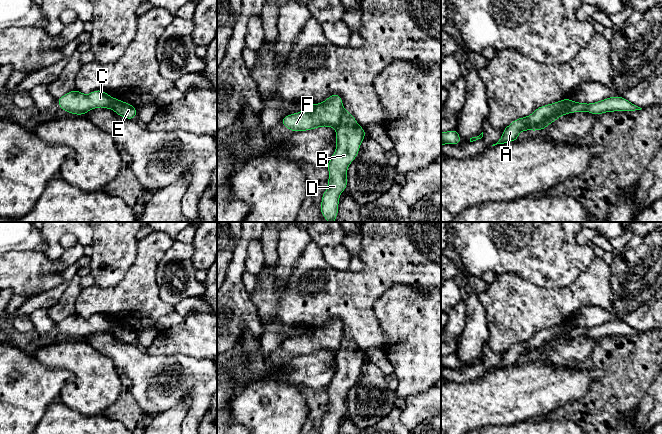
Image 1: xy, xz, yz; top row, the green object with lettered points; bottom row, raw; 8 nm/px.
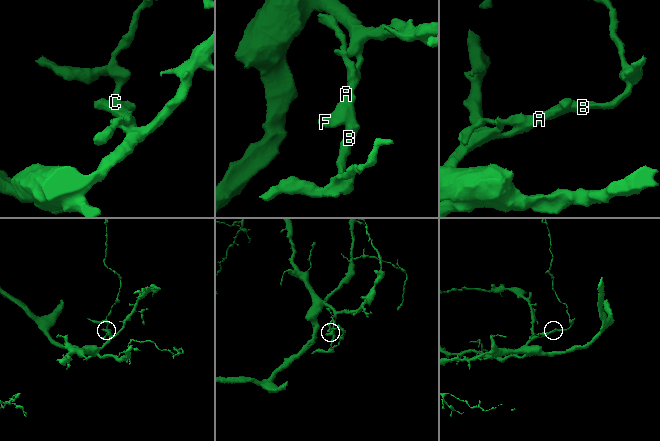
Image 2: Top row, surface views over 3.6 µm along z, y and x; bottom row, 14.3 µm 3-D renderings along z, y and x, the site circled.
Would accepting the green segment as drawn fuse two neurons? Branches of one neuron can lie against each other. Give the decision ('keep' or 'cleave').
cleave

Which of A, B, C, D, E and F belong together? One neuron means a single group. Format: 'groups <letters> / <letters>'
groups A C F / B D E

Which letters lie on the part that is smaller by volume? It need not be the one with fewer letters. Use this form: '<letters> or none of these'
B, D, E

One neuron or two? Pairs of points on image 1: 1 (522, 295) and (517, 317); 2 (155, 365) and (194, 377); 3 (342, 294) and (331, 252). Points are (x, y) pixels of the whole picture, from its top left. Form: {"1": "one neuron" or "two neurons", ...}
{"1": "one neuron", "2": "one neuron", "3": "two neurons"}

